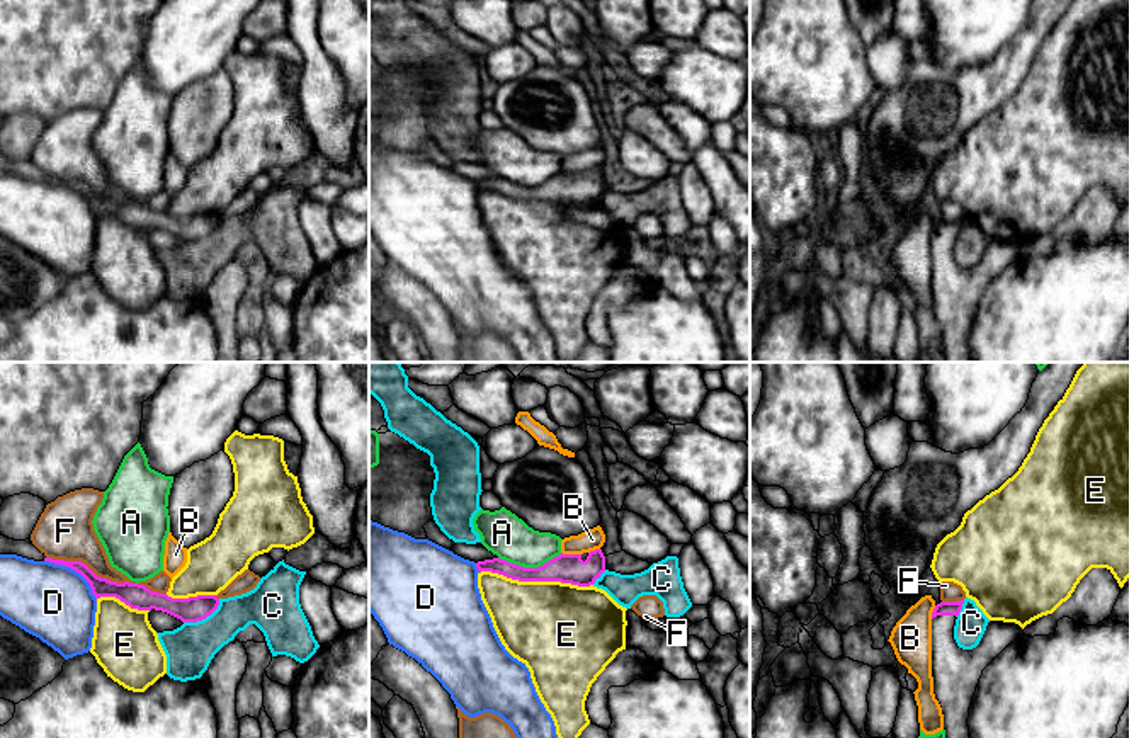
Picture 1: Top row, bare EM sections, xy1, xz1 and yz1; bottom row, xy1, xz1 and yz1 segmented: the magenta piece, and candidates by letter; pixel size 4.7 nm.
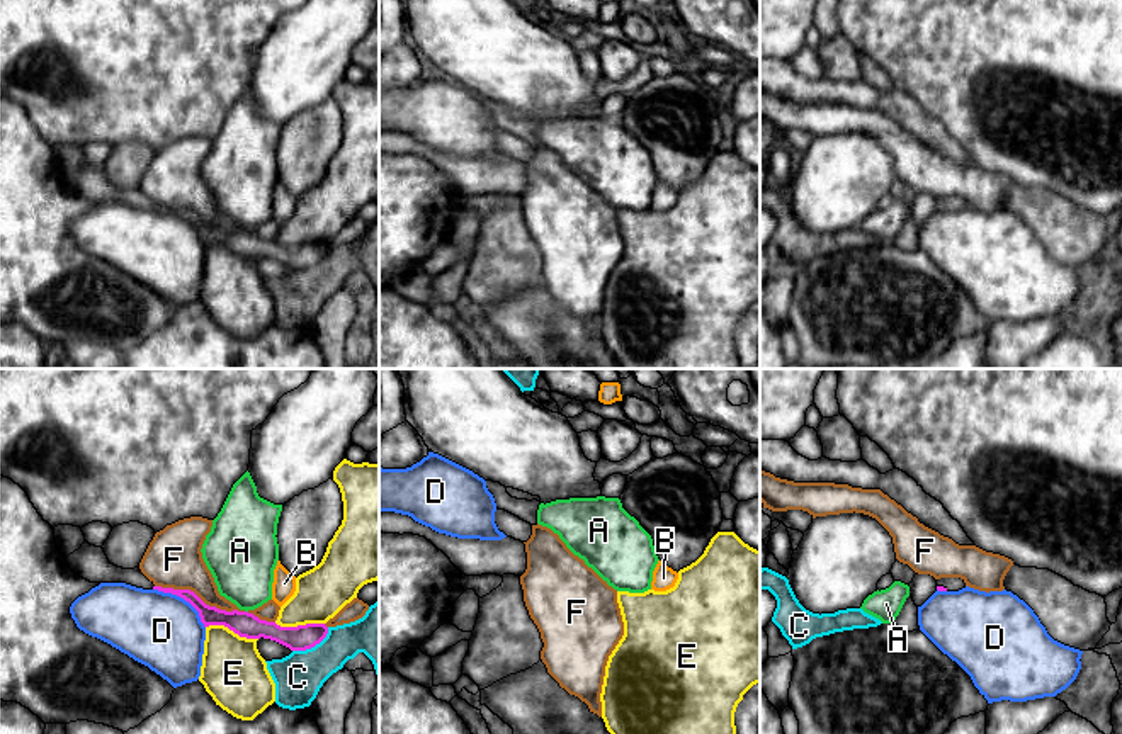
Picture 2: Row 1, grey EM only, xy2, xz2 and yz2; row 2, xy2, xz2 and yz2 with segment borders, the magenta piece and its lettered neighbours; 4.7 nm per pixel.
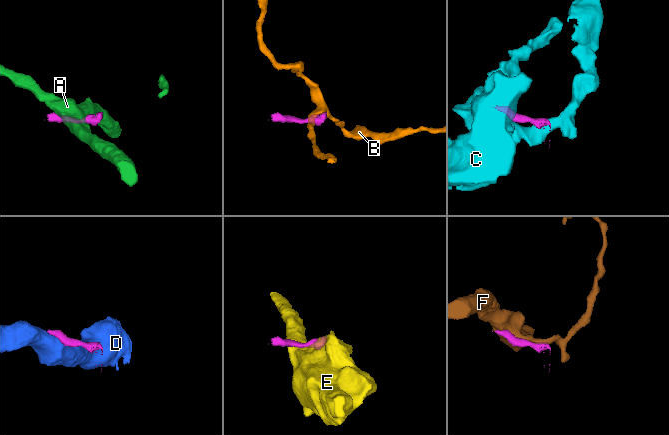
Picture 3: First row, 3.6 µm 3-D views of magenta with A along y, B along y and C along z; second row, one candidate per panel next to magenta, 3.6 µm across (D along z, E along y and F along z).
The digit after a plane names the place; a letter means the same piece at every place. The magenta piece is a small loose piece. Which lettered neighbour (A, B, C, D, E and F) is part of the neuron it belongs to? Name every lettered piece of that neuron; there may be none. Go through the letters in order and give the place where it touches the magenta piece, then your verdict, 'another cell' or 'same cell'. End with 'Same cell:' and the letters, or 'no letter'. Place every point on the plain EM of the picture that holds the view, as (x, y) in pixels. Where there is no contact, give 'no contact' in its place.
A: meets magenta in xz1 at (529, 187); another cell
B: meets magenta in xz1 at (572, 174); another cell
C: meets magenta in xy1 at (204, 237); another cell
D: meets magenta in xy1 at (75, 189); another cell
E: meets magenta in xz1 at (536, 199); another cell
F: meets magenta in xy1 at (89, 187); another cell
Same cell: no letter

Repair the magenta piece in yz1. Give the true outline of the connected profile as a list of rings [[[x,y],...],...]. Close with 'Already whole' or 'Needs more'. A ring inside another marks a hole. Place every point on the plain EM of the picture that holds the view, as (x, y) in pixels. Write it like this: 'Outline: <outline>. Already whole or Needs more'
Outline: [[[940,221],[932,231],[933,313],[942,326],[947,362],[973,362],[967,337],[983,289],[1024,253],[1015,241],[990,240],[979,264],[962,269],[954,258],[962,223]]]. Needs more

